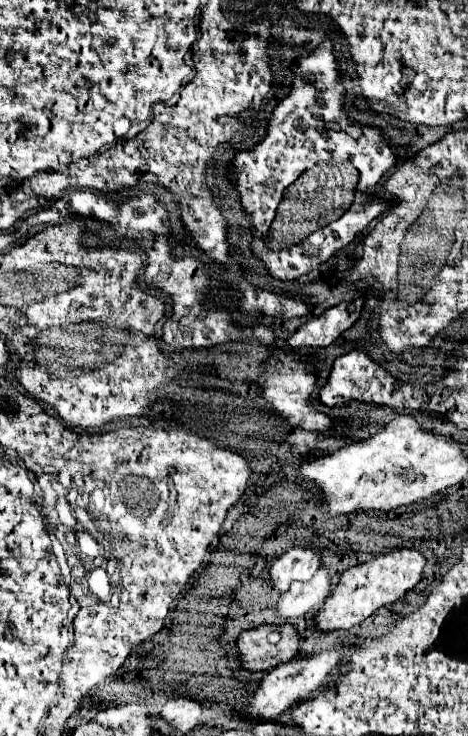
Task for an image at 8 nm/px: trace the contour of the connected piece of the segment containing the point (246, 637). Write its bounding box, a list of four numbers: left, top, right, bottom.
[237,623,299,671]

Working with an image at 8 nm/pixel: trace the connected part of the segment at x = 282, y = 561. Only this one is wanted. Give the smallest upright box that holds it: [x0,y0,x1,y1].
[269,547,321,593]

